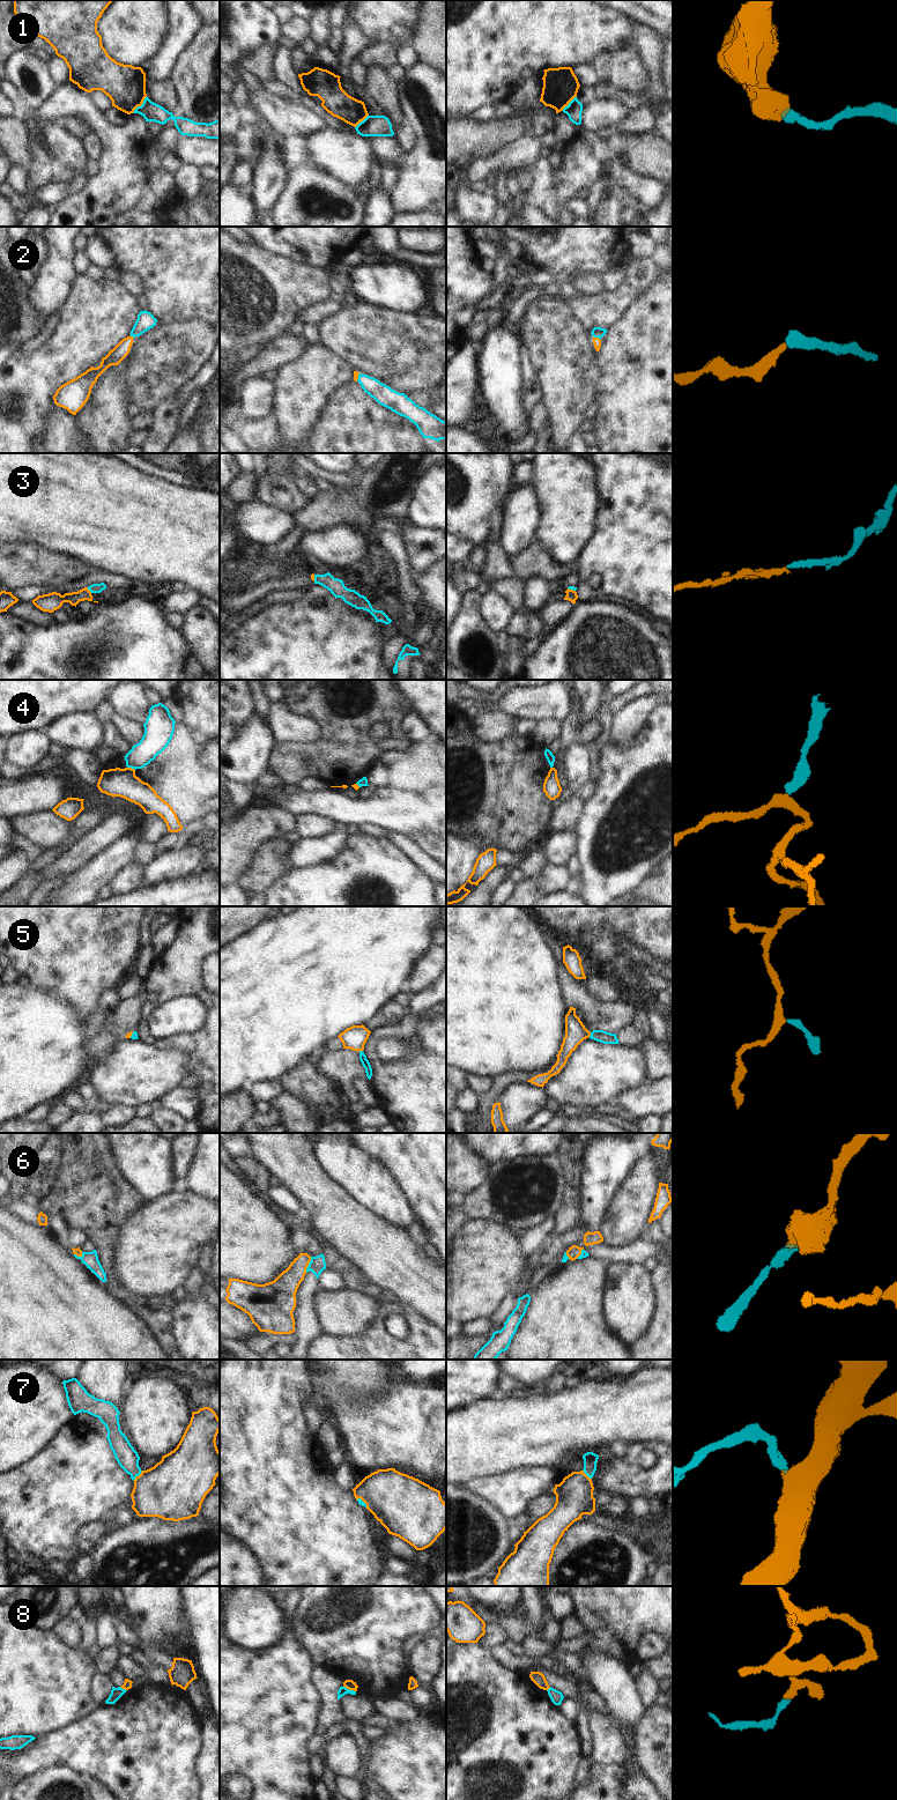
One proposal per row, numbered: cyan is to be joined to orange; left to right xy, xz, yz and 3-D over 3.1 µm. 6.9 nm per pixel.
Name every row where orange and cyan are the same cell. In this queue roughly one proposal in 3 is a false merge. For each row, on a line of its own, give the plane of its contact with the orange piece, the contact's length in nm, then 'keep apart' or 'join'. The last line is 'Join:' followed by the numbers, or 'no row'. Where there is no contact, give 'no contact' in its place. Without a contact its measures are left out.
1: meets orange in xy; contact 160 nm long; keep apart
2: meets orange in yz; contact 70 nm long; join
3: meets orange in xy; contact 50 nm long; join
4: meets orange in xy; contact 60 nm long; keep apart
5: meets orange in yz; contact 40 nm long; join
6: meets orange in xz; contact 120 nm long; join
7: meets orange in xy; contact 100 nm long; join
8: meets orange in xz; contact 100 nm long; keep apart
Join: 2, 3, 5, 6, 7

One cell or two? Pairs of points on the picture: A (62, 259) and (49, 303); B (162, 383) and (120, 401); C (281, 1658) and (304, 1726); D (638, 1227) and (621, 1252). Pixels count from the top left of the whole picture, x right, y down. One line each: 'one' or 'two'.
A: one
B: two
C: one
D: two

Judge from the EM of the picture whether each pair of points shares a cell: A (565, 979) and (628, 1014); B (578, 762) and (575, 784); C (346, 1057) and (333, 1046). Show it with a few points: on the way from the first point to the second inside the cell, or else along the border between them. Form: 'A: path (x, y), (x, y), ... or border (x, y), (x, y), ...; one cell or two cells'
A: path (580, 994), (601, 1014), (613, 1014); one cell
B: path (577, 768), (577, 778); one cell
C: border (342, 1047), (332, 1052), (323, 1052); two cells

